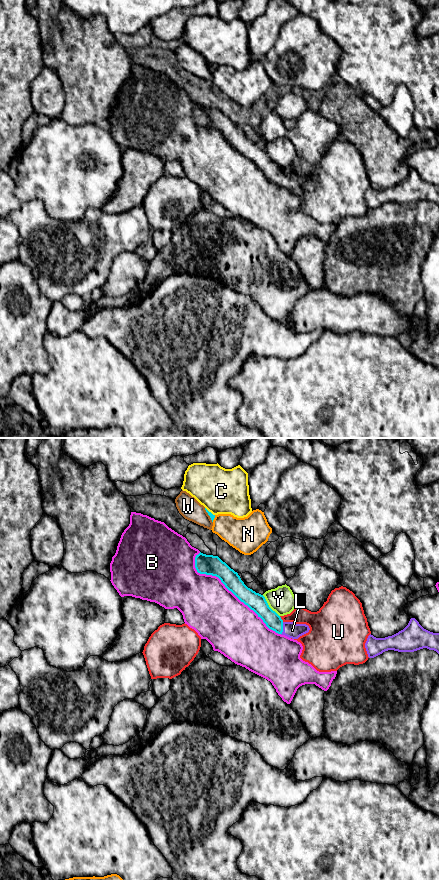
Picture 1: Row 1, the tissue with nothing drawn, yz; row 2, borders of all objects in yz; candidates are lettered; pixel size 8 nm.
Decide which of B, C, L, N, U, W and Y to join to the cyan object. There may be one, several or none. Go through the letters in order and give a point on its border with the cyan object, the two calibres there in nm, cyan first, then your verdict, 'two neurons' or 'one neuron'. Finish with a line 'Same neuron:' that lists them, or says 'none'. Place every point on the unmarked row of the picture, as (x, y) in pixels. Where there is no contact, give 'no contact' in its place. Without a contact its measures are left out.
B: contact yz (231, 143); calibres 150 and 420 nm; two neurons
C: contact yz (210, 64); calibres 40 and 360 nm; two neurons
L: contact yz (282, 180); calibres 140 and 130 nm; one neuron
N: contact yz (214, 69); calibres 40 and 260 nm; two neurons
U: contact yz (281, 171); calibres 140 and 140 nm; two neurons
W: contact yz (208, 66); calibres 40 and 170 nm; two neurons
Y: contact yz (268, 158); calibres 140 and 200 nm; two neurons
Same neuron: L

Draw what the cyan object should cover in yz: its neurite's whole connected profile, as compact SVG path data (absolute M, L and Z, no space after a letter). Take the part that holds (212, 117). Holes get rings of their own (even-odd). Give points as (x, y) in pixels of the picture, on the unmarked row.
M199 105L195 109L195 120L198 125L218 129L225 139L231 143L241 154L253 162L266 178L278 186L292 191L309 184L306 176L284 174L281 169L273 163L265 149L248 140L241 132L237 124L231 121L218 108Z

